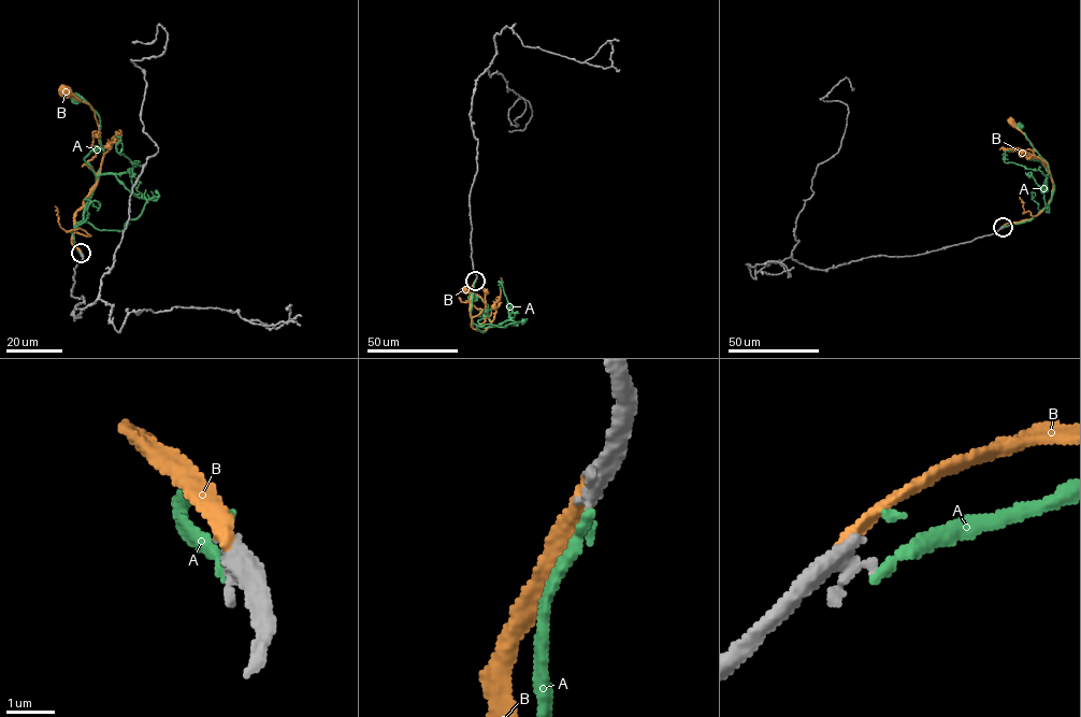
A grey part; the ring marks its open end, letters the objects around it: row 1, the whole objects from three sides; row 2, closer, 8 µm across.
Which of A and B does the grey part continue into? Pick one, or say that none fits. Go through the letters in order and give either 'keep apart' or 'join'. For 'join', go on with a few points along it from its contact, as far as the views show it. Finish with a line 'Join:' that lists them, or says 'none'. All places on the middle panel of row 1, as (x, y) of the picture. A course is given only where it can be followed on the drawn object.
A: keep apart
B: keep apart
Join: none

